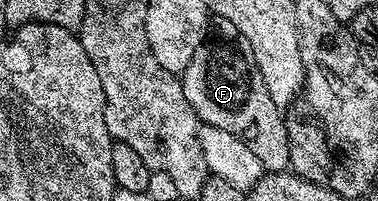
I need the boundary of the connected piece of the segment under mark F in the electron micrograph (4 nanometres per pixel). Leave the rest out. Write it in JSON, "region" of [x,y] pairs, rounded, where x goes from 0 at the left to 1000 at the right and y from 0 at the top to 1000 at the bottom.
{"region":[[[579,100],[571,124],[563,174],[479,363],[489,488],[500,488],[500,527],[511,527],[540,622],[627,667],[627,687],[690,786],[709,861],[762,851],[772,726],[762,602],[749,602],[751,562],[733,507],[712,488],[712,448],[701,448],[701,388],[690,388],[690,348],[680,348],[659,209],[648,209],[627,129],[601,100]]]}

